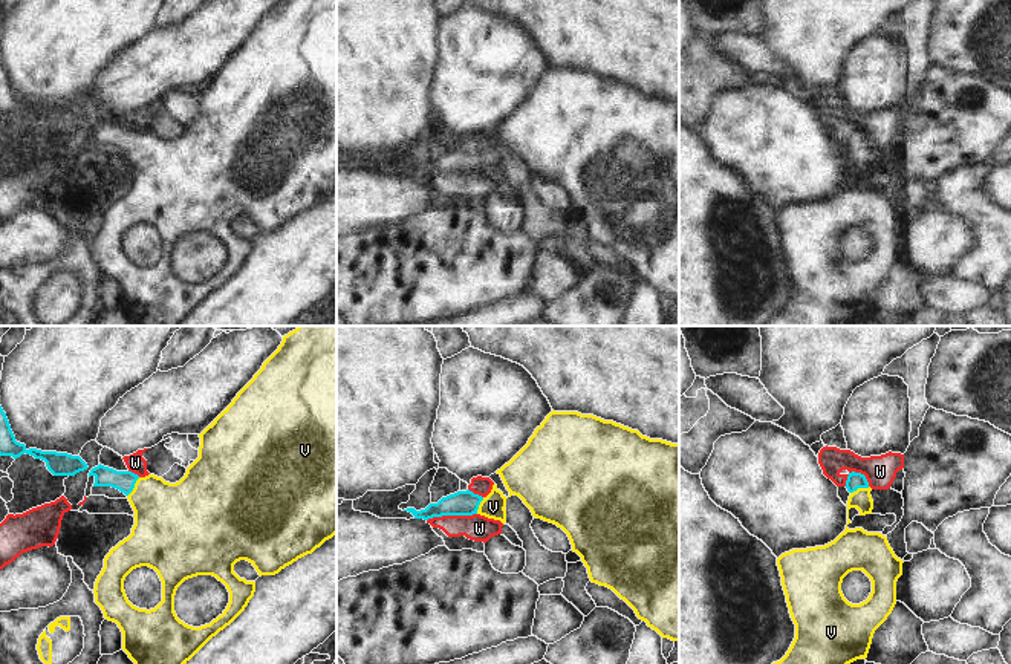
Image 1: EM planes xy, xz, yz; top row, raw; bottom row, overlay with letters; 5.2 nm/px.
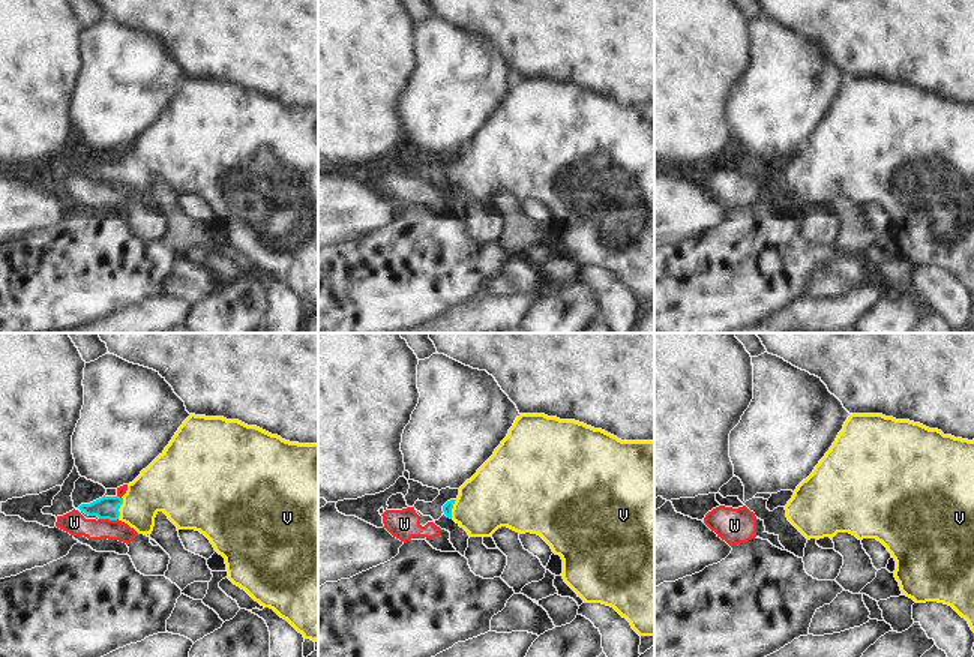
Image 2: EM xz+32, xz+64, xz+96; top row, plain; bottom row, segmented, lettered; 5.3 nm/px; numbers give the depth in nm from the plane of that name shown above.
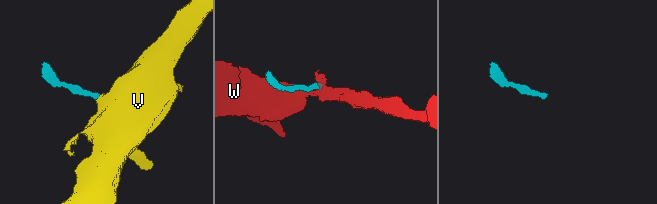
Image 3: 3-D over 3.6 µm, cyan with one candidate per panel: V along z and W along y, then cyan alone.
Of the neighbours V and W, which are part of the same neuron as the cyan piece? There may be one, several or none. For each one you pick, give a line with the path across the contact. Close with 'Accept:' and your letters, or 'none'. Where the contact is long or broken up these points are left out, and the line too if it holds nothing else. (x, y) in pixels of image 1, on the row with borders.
V: way xy (124, 481), (133, 487), (144, 493), (169, 517)
Accept: V

